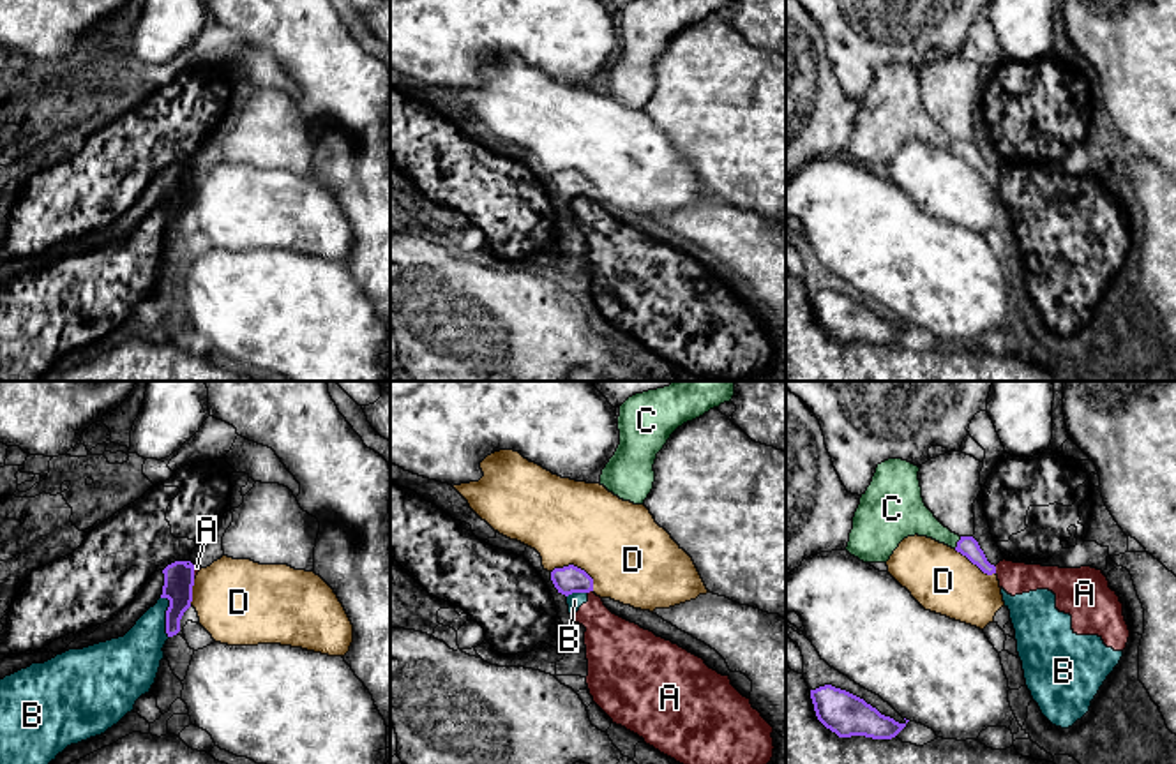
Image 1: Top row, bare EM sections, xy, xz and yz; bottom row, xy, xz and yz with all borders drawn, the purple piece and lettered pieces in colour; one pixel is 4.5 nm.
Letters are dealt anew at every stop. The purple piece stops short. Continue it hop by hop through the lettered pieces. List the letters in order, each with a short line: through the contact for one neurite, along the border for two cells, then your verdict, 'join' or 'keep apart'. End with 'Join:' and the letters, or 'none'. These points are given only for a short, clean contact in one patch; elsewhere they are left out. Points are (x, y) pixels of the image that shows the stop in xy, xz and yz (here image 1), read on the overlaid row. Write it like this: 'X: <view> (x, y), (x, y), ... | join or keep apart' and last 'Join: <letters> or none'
A: yz (995, 567), (996, 572) | keep apart
B: xy (161, 597), (168, 600), (168, 637) | keep apart
C: yz (966, 546), (957, 542), (910, 516) | join
D: xz (551, 570), (576, 565), (592, 579), (594, 590) | keep apart
Join: C

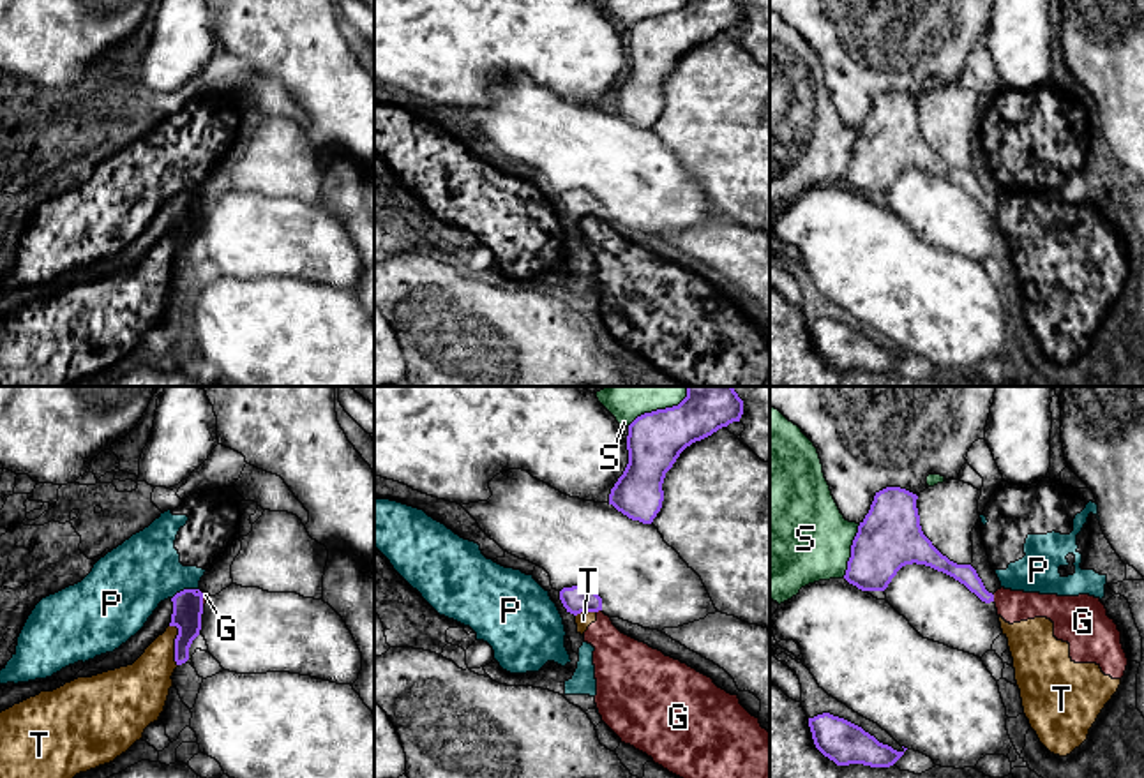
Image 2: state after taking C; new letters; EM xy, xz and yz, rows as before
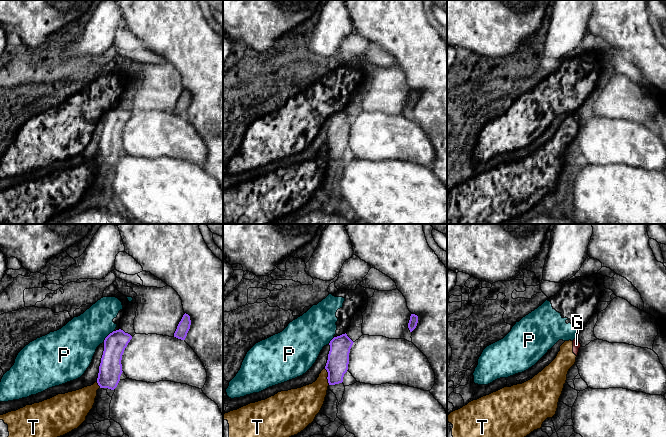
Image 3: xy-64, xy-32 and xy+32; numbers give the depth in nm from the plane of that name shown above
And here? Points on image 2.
G: yz (993, 595), (994, 600) | keep apart
P: xy (198, 588), (184, 588), (172, 598) | keep apart
S: keep apart
T: xy (170, 625), (177, 628), (177, 665) | keep apart
Join: none

